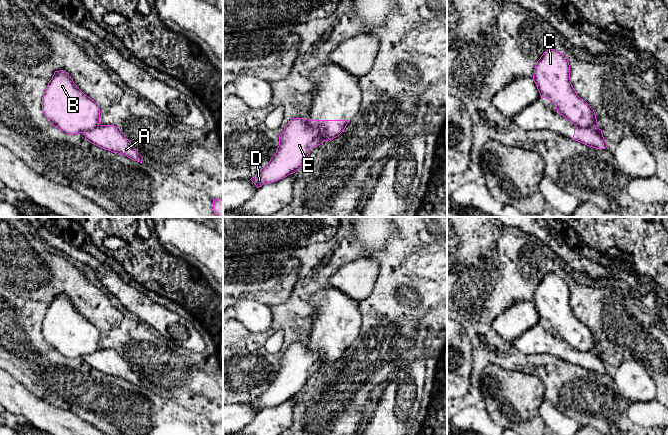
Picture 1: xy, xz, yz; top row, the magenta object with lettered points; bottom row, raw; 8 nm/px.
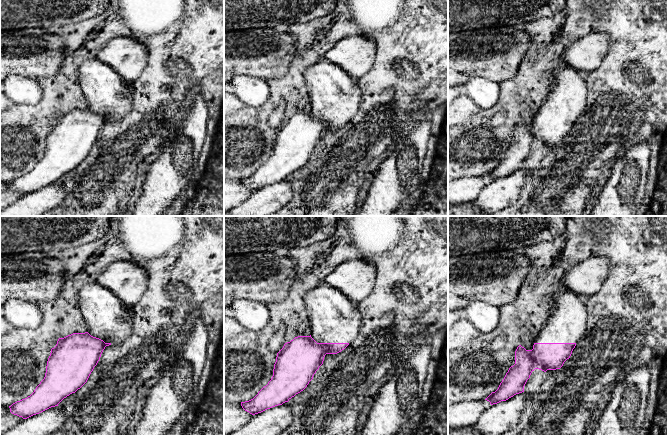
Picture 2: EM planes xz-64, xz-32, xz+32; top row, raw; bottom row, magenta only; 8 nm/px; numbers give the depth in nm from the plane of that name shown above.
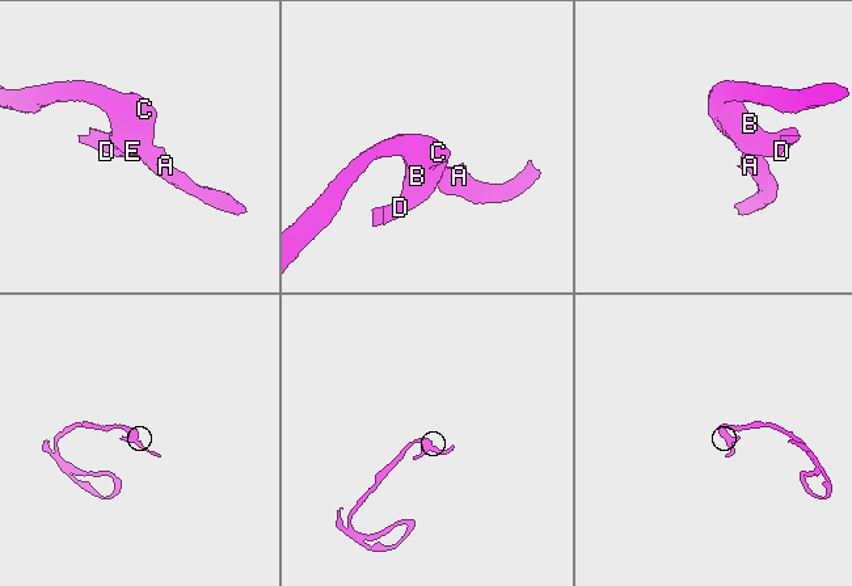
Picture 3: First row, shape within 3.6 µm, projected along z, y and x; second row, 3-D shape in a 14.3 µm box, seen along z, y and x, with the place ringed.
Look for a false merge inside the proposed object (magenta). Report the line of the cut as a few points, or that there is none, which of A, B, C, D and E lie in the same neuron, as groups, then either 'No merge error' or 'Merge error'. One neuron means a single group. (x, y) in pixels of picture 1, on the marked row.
Split along xz (308, 120), (316, 129), (317, 145). Groups: A / B C D E. Merge error

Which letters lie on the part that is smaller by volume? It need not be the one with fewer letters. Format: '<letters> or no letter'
A

